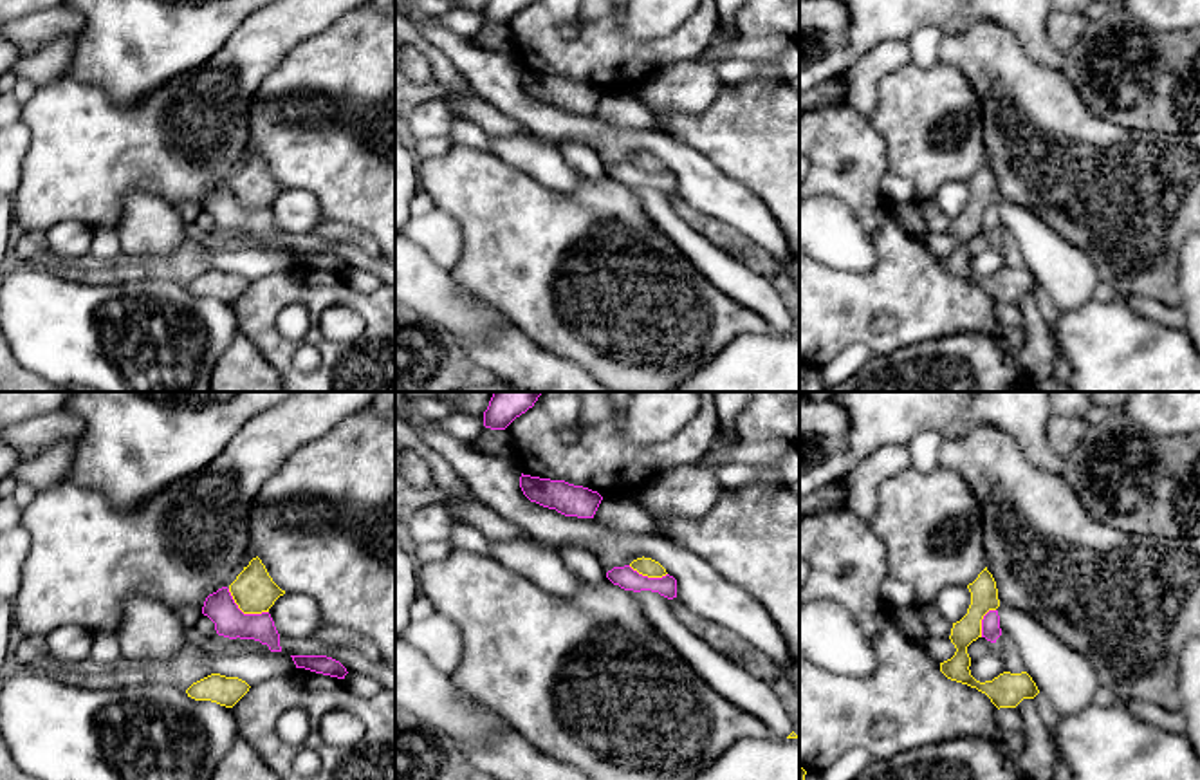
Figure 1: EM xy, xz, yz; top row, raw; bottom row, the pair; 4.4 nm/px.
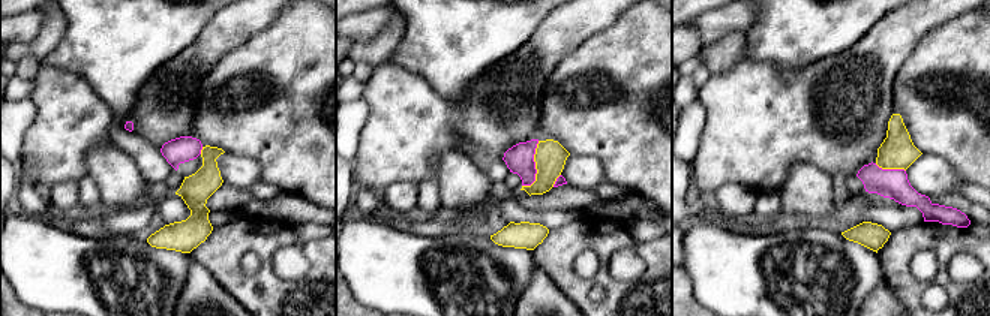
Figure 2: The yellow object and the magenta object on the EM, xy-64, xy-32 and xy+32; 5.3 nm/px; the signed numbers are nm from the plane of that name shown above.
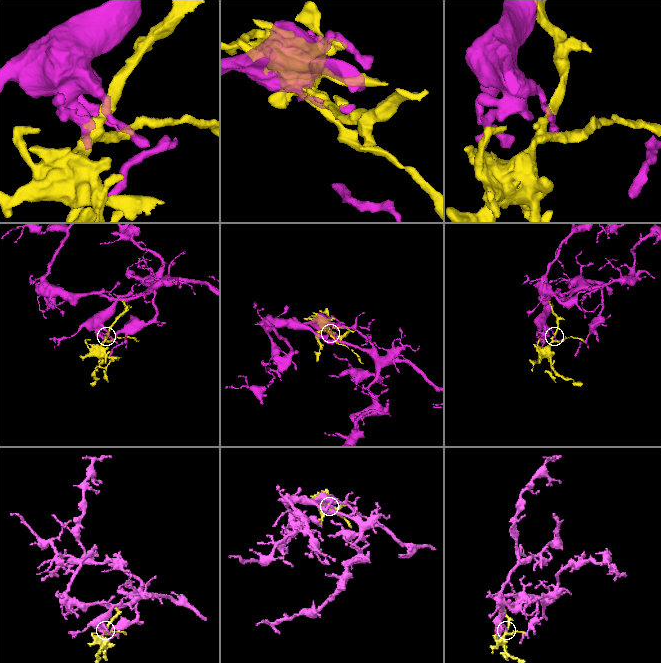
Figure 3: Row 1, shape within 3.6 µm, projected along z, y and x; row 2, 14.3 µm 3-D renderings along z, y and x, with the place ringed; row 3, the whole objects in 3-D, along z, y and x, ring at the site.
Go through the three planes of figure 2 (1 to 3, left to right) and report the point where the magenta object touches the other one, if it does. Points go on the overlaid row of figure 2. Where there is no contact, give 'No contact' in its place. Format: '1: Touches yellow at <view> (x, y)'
1: Touches yellow at xy-64 (201, 150)
2: Touches yellow at xy-32 (536, 166)
3: Touches yellow at xy+32 (890, 168)

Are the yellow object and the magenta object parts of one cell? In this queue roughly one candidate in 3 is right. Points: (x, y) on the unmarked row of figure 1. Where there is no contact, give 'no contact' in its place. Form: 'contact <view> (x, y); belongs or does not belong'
contact xy (244, 208); does not belong

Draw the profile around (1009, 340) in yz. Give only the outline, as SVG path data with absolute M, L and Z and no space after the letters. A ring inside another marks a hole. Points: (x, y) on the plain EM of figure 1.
M1000 320L994 325L991 338L992 338L994 345L1003 354L1009 354L1009 356L1018 354L1023 348L1025 339L1027 339L1023 329L1002 323Z

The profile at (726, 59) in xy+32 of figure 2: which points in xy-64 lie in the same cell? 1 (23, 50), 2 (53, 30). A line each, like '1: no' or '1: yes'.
1: yes
2: yes

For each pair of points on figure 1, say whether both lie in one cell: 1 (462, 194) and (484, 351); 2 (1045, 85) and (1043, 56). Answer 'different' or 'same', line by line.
1: different
2: different

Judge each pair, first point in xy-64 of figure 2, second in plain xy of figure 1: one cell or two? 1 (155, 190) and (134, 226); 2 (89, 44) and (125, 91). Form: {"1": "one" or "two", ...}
{"1": "two", "2": "one"}

